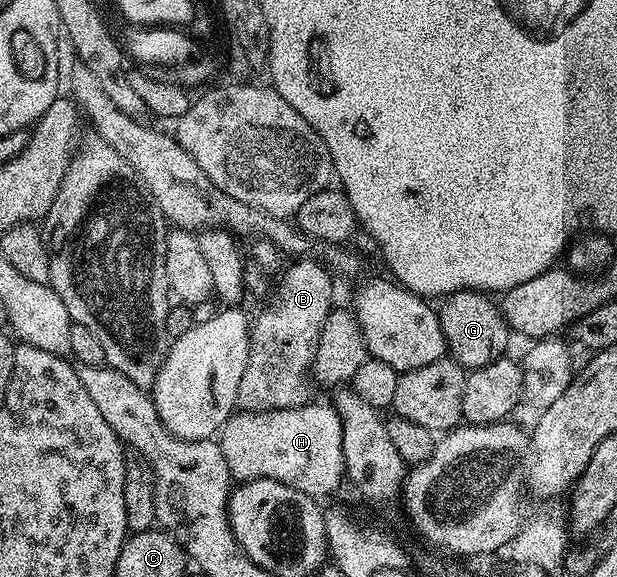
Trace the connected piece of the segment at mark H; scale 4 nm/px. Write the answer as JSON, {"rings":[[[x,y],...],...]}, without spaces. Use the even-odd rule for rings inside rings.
{"rings":[[[315,405],[269,410],[262,414],[232,414],[217,438],[232,479],[239,484],[258,478],[277,480],[316,500],[323,500],[326,494],[344,485],[341,420],[334,405]]]}

